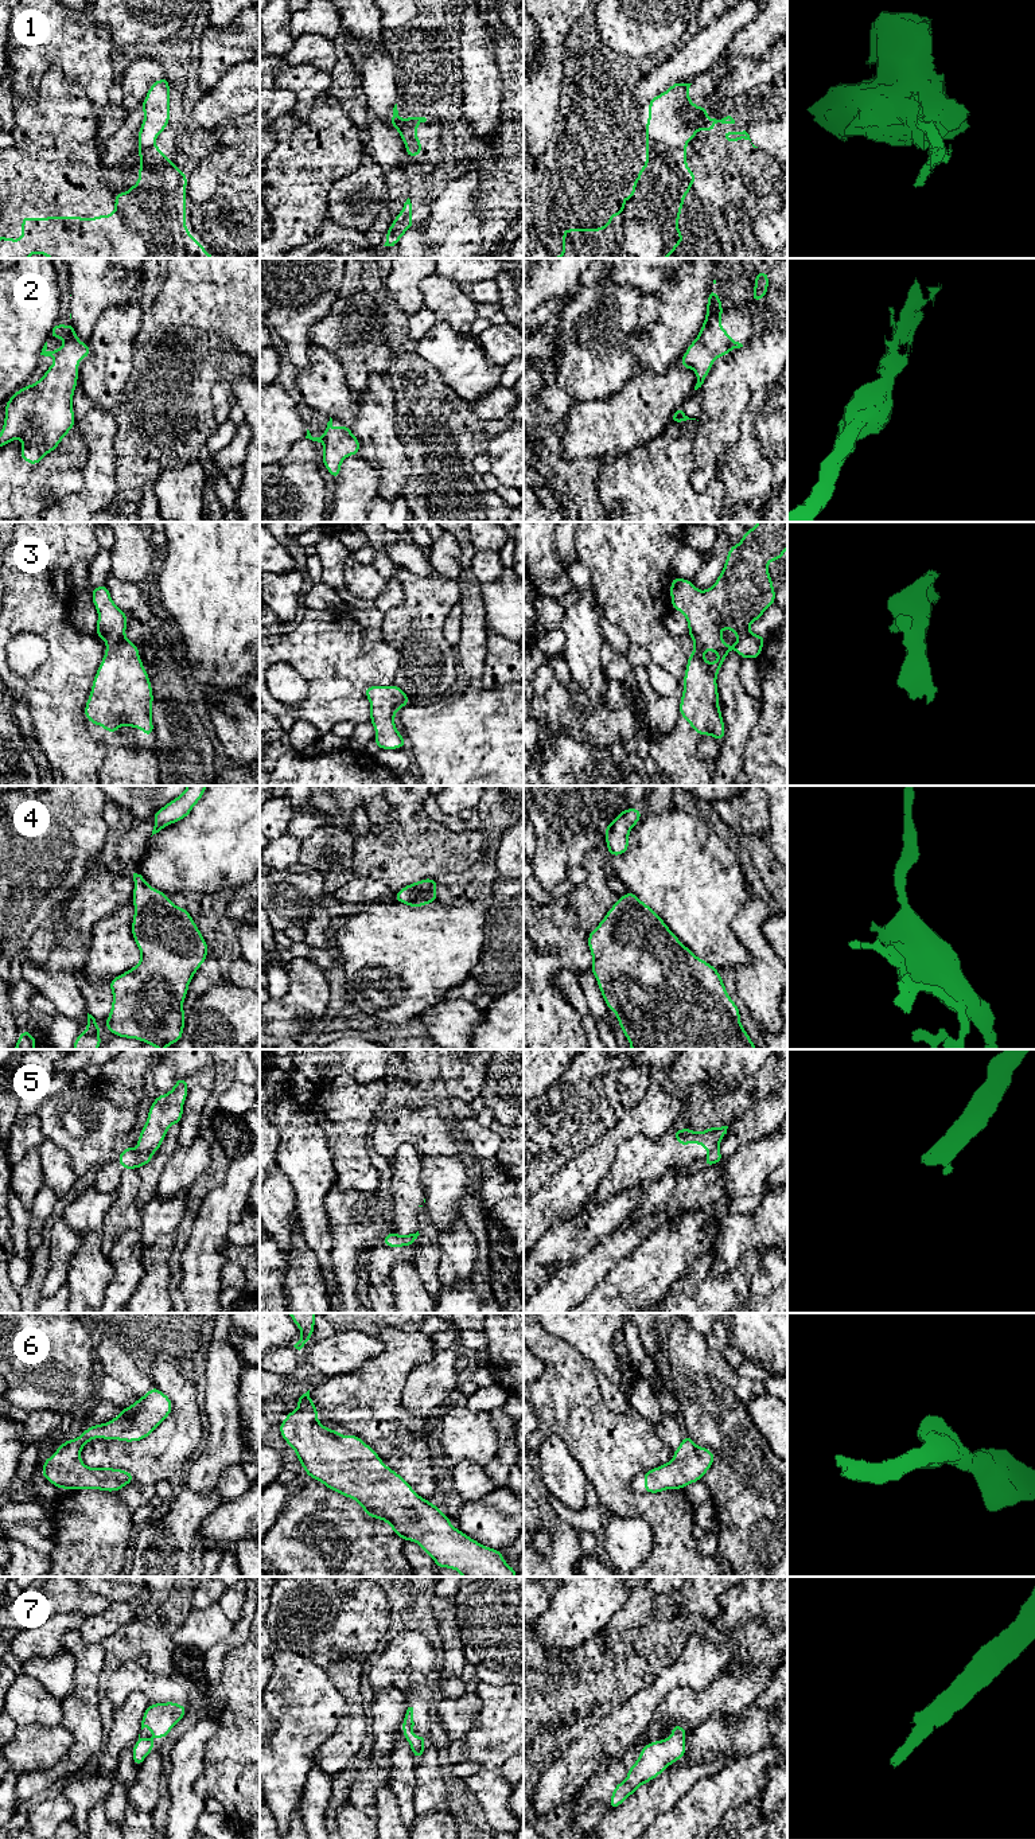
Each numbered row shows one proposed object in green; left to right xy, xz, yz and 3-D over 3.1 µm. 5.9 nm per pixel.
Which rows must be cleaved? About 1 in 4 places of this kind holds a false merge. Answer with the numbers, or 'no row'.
1, 5

